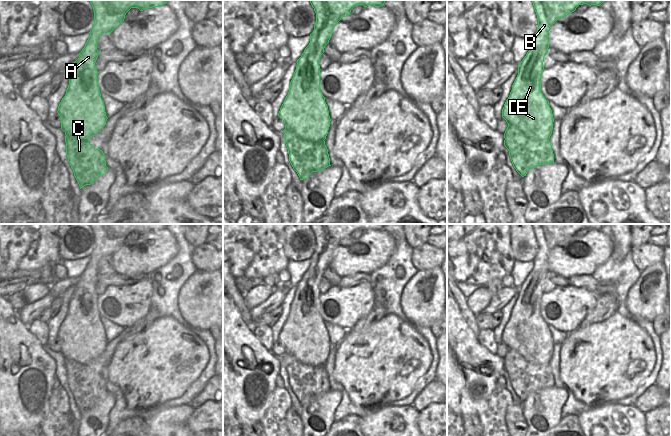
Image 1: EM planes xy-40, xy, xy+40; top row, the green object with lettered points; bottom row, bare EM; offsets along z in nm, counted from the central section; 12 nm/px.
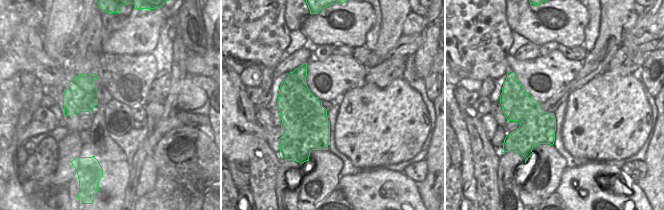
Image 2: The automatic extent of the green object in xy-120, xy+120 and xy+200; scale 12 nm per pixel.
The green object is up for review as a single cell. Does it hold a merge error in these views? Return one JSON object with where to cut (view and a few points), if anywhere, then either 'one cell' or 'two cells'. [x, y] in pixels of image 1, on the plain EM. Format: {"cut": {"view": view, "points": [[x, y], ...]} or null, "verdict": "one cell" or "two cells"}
{"cut": {"view": "xy-40", "points": [[75, 288], [88, 296], [87, 317], [97, 317]]}, "verdict": "two cells"}

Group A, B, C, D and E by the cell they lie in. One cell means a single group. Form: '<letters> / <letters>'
A B / C D E

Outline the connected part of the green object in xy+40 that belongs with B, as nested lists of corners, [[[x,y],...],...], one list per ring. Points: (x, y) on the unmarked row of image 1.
[[[531,224],[538,242],[537,256],[534,258],[534,267],[521,285],[536,295],[538,300],[538,316],[541,316],[541,299],[544,294],[544,281],[548,277],[548,258],[551,250],[559,243],[571,238],[579,229],[587,228],[600,230],[605,224]]]

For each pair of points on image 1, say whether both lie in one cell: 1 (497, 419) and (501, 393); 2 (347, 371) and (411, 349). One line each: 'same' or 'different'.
1: same
2: same

